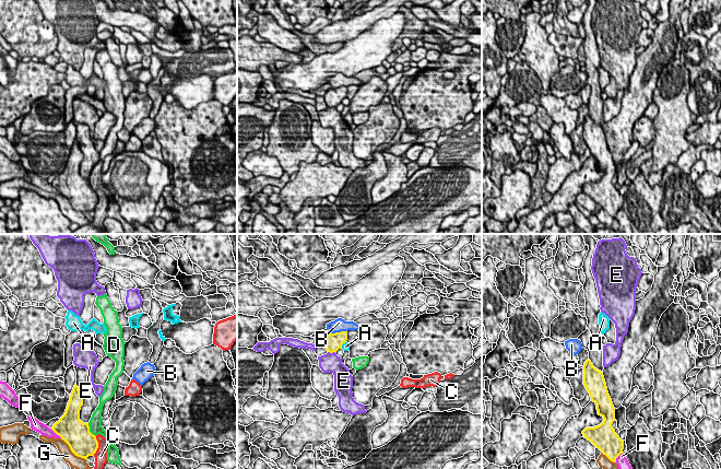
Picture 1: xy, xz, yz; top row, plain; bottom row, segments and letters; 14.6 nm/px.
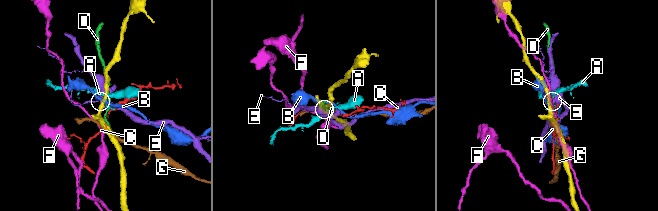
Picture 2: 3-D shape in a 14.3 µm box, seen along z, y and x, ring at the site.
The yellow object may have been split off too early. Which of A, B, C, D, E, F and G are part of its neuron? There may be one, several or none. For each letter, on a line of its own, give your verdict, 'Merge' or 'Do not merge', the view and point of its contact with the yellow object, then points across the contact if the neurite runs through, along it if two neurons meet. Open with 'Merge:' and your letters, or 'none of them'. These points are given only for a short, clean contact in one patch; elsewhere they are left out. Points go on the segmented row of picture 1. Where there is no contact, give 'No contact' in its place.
Merge: none of them
A: Do not merge. Touches yellow at xz (342, 343)
B: Do not merge. Touches yellow at xz (339, 332). Boundary: xz (346, 330), (331, 333)
C: Do not merge. Touches yellow at xy (97, 446). Boundary: xy (96, 436), (97, 449), (93, 455)
D: Do not merge. Touches yellow at xy (89, 430). Boundary: xy (87, 423), (89, 430), (95, 436)
E: Do not merge. Touches yellow at xz (331, 352)
F: Do not merge. Touches yellow at yz (617, 456)
G: Do not merge. Touches yellow at xy (72, 452)

